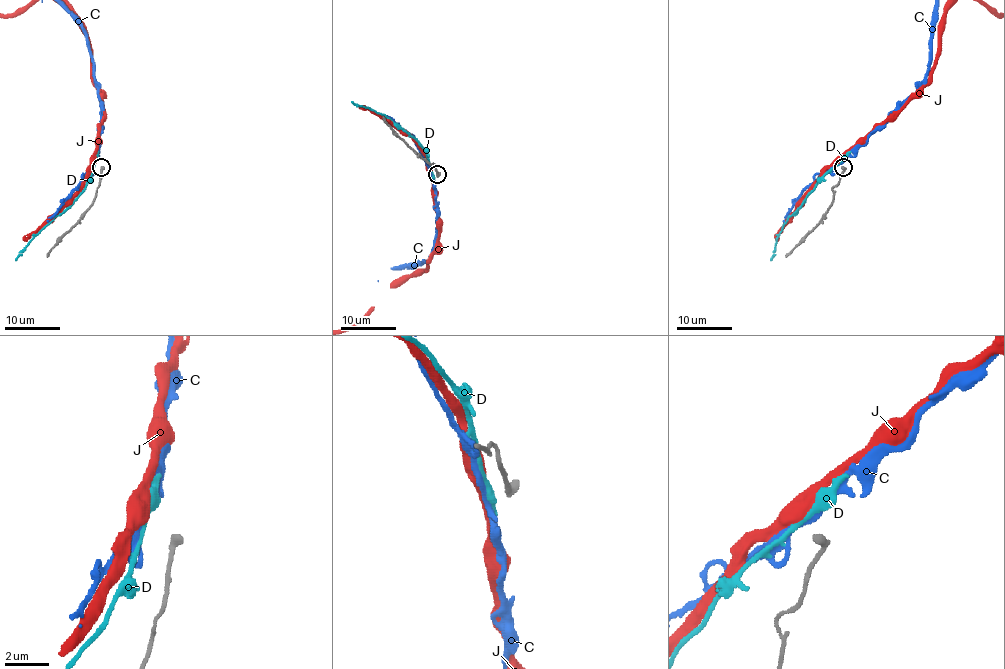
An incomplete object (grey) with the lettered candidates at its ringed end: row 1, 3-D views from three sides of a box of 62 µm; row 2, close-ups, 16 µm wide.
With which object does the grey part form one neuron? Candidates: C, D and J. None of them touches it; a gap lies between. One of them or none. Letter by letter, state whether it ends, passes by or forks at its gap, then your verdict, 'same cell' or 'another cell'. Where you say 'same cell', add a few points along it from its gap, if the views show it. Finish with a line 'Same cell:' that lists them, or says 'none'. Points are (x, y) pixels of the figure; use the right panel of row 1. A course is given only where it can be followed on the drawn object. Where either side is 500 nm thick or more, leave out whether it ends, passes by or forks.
C: it passes by; another cell
D: it passes by; another cell
J: another cell
Same cell: none

